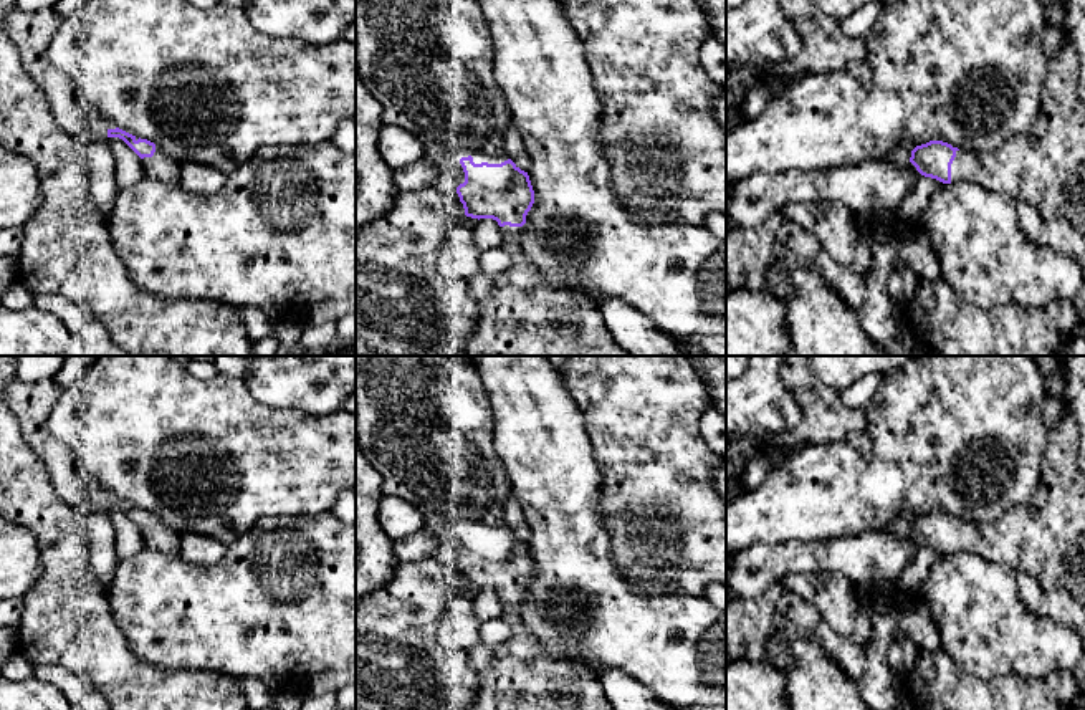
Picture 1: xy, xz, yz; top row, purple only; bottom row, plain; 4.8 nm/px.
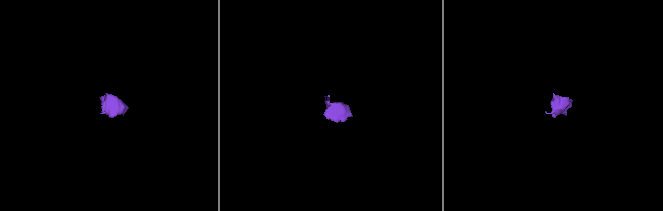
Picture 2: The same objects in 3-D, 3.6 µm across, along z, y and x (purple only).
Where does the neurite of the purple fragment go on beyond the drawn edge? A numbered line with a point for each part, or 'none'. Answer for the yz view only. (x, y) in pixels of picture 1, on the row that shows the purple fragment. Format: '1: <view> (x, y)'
1: yz (1046, 166)

